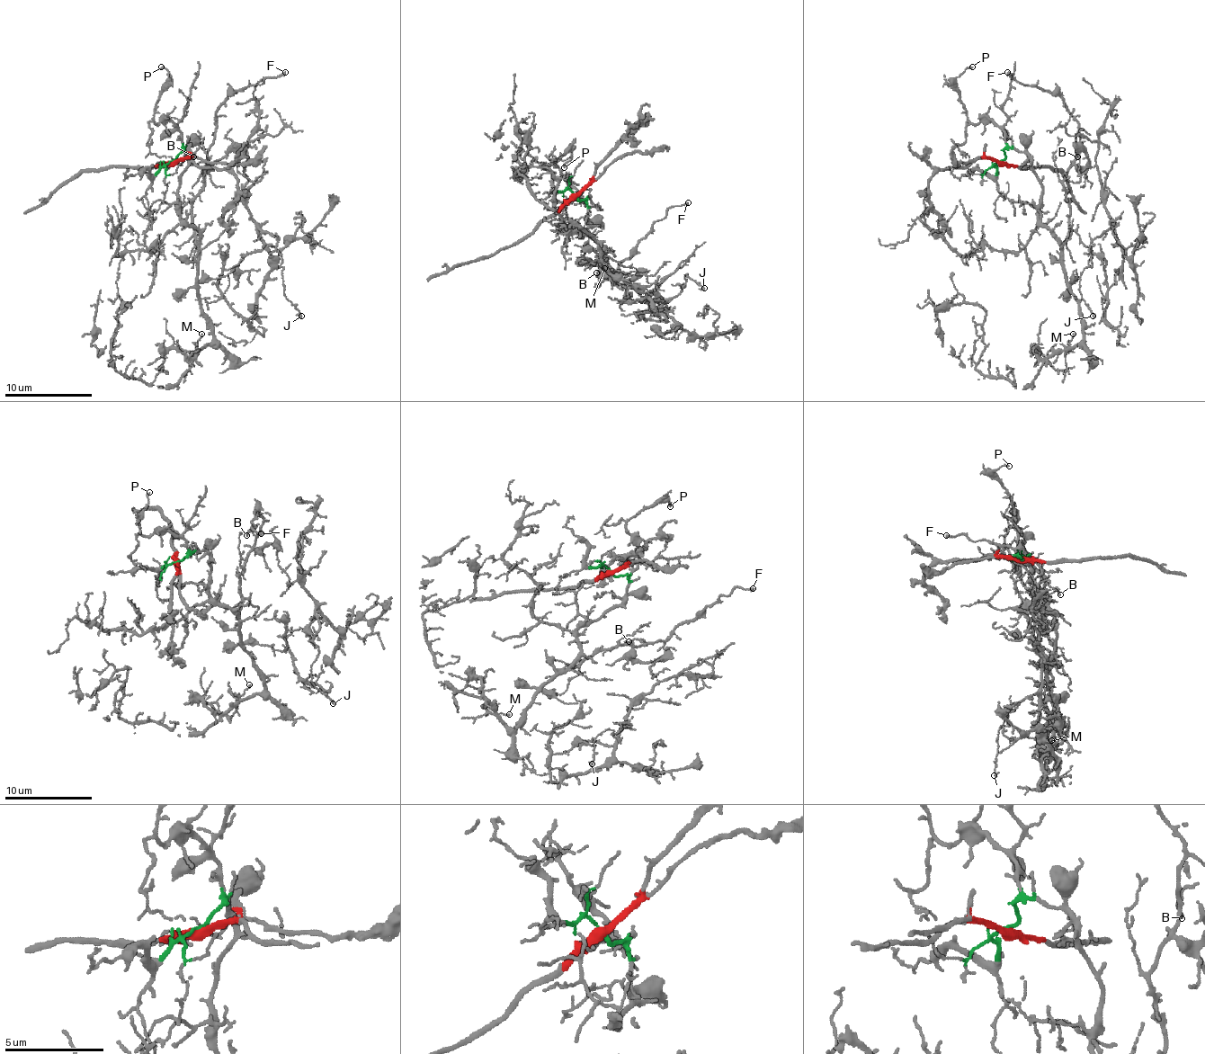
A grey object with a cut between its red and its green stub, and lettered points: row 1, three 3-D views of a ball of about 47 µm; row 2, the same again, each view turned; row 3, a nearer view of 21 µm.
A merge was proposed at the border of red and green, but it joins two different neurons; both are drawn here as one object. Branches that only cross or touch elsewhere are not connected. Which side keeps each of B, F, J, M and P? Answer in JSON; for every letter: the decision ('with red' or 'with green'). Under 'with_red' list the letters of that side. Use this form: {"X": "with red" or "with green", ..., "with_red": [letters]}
{"B": "with green", "F": "with green", "J": "with green", "M": "with green", "P": "with green", "with_red": []}

